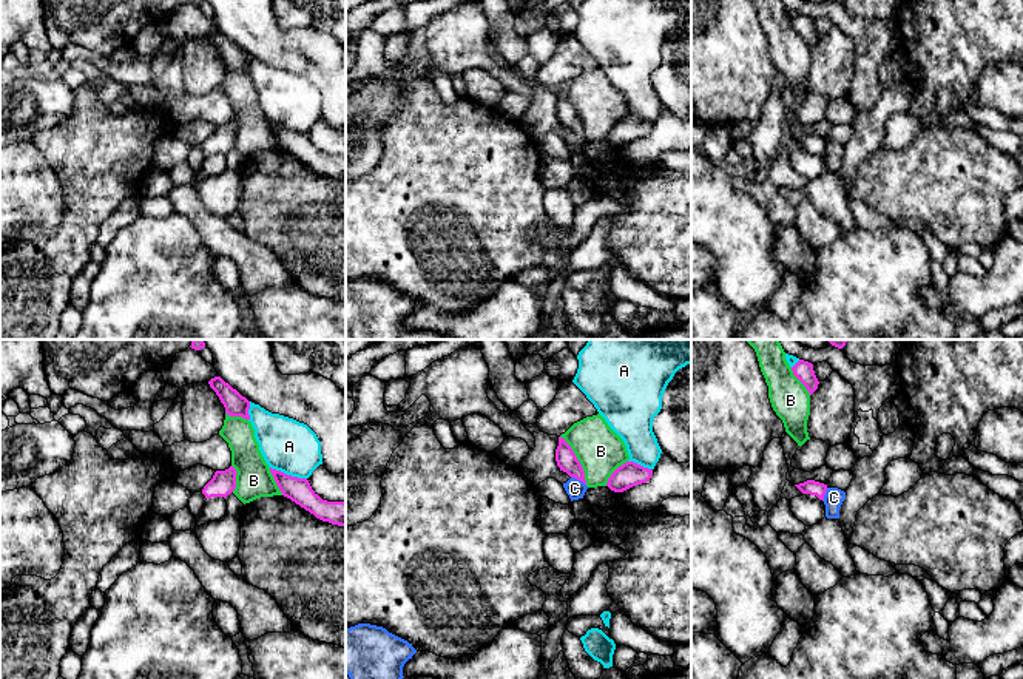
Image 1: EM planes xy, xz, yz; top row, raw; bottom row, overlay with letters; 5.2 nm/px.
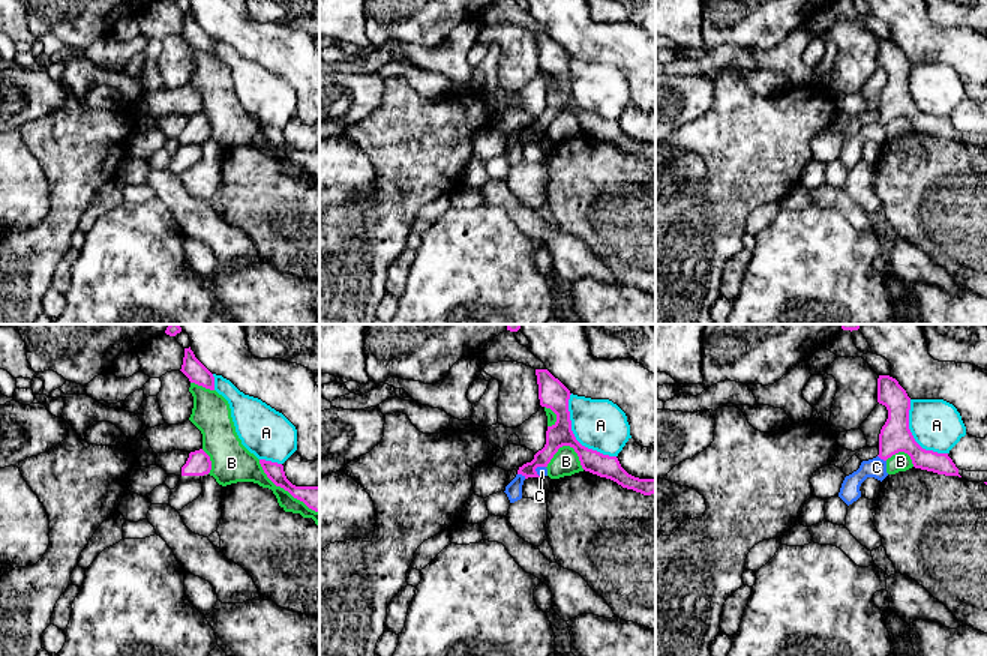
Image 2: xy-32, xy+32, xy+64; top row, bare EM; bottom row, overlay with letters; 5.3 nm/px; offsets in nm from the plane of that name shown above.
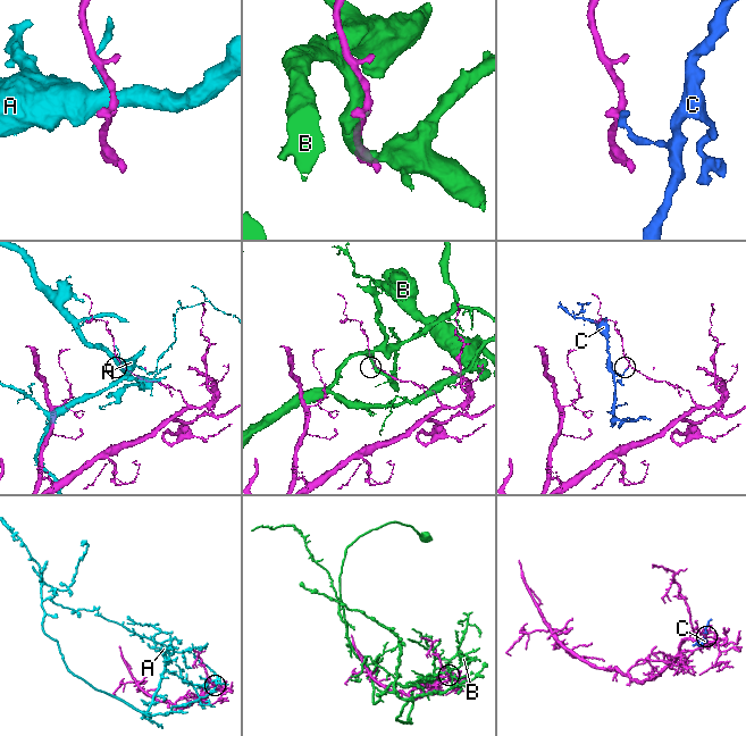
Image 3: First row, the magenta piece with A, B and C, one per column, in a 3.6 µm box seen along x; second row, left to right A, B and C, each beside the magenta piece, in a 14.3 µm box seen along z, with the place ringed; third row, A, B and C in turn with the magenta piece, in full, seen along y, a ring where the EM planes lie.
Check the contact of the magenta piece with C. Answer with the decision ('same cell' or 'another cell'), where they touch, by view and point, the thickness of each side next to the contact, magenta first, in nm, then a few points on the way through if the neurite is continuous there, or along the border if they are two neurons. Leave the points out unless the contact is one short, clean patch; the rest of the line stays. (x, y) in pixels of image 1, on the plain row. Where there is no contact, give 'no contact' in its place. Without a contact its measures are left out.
another cell | xz (579, 133) | 110/100 nm | along xz (571, 130), (585, 139)

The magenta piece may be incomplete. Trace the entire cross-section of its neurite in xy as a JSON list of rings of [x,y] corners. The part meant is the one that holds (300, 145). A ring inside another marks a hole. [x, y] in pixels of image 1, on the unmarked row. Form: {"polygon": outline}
{"polygon": [[[272,122],[270,127],[284,151],[290,153],[322,176],[346,181],[346,156],[322,154],[312,144],[307,133],[292,131]]]}

